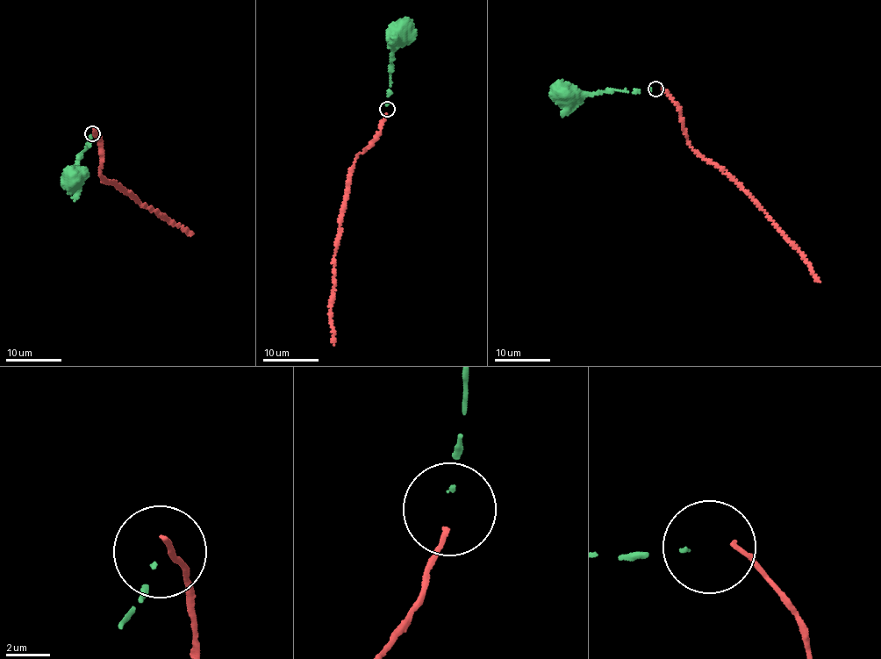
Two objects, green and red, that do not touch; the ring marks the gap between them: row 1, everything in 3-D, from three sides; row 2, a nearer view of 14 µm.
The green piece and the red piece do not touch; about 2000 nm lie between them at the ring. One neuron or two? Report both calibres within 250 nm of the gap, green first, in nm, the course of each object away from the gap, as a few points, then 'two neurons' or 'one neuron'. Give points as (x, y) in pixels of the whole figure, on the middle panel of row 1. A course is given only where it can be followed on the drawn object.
calibres 120 and 220 nm; course green (387, 103), (396, 32); course red (386, 114), (377, 136), (357, 155), (353, 164), (337, 242), (330, 311), (333, 346); one neuron

